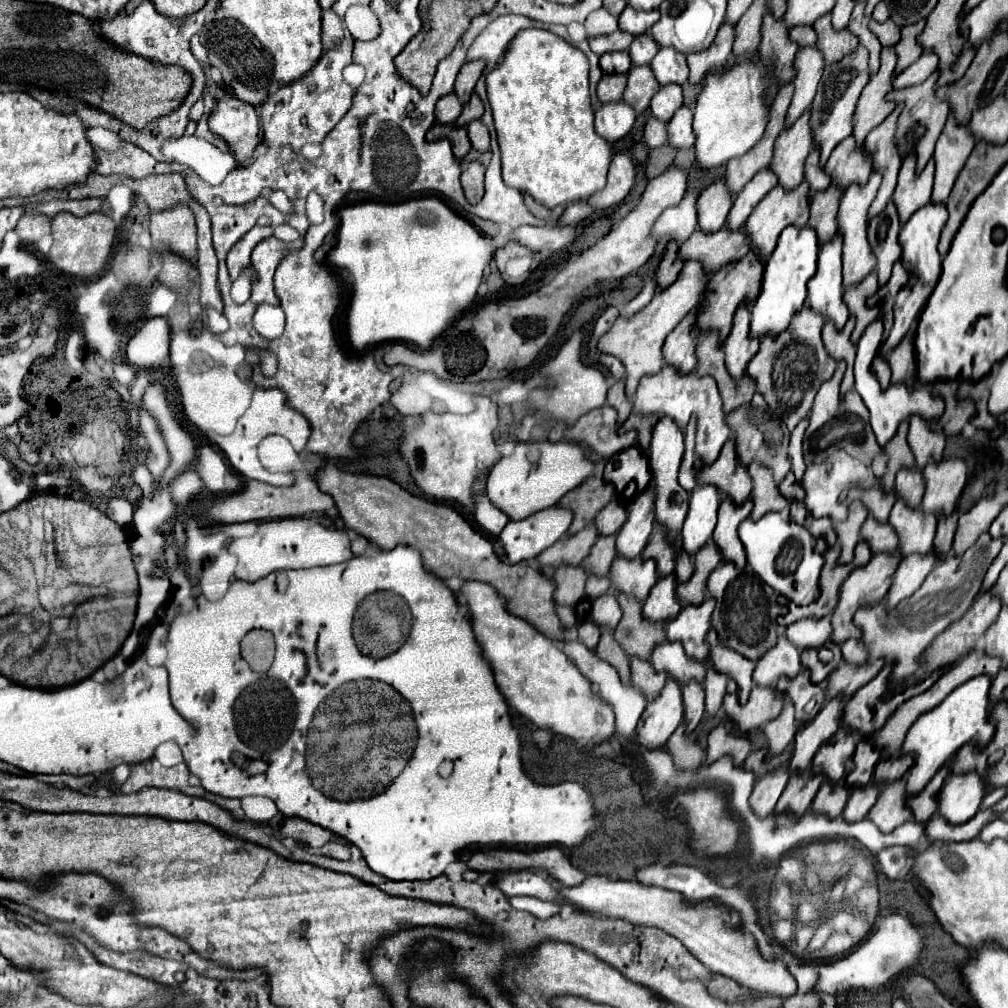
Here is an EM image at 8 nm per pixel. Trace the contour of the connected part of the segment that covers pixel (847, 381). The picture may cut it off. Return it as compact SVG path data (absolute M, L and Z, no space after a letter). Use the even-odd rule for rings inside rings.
M849 316L849 320L847 320L847 324L845 324L843 330L837 330L831 324L831 320L827 320L825 326L823 326L823 342L825 342L827 352L837 362L839 360L845 360L847 362L847 370L845 370L845 376L843 376L843 382L841 382L843 394L853 388L853 360L855 360L855 344L851 344L853 324L855 324L855 318Z

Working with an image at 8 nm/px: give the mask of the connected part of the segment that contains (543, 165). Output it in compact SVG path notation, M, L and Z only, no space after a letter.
M521 30L511 42L505 58L487 74L487 94L493 110L497 140L501 148L503 180L507 186L531 194L547 208L587 200L605 188L607 170L613 158L611 144L593 128L593 108L589 96L587 56L563 38L547 30Z

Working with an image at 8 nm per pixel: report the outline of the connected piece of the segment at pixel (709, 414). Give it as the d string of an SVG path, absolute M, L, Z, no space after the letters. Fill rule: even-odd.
M667 364L657 374L643 376L637 398L633 402L633 410L641 414L659 414L659 416L671 416L681 428L687 426L693 412L697 412L697 456L703 458L705 464L715 462L715 456L719 456L723 444L727 442L731 430L725 420L723 412L723 400L717 390L717 382L711 376L699 376L697 372L683 374L679 368Z

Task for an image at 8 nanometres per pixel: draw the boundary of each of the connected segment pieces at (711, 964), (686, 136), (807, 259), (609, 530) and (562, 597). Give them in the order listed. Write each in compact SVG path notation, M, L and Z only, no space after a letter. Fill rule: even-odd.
M589 876L583 884L575 888L563 888L555 880L551 880L555 890L559 890L567 900L579 906L585 912L599 914L605 918L623 918L633 924L657 926L677 940L711 972L725 974L737 980L743 986L749 986L763 994L773 996L793 996L797 992L797 982L785 968L783 960L767 962L761 958L753 936L741 934L741 930L733 924L733 916L727 914L719 904L703 902L703 904L687 904L677 892L667 892L655 886L643 886L639 882L623 882L623 880L607 880L605 876Z
M681 106L675 116L671 118L669 126L669 144L677 148L689 148L695 144L695 132L693 132L693 110L687 106Z
M791 226L781 232L771 258L765 264L761 292L751 310L751 316L753 316L751 334L753 336L759 336L759 334L777 336L779 332L783 332L787 328L793 314L805 304L807 282L817 270L817 252L819 252L819 244L817 244L817 234L813 228Z
M611 500L595 518L595 526L599 530L599 534L607 536L607 534L615 534L627 520L627 510L623 508L623 504L619 504L619 500Z
M561 564L555 570L553 576L557 590L555 590L555 602L559 606L575 606L583 596L585 596L585 580L587 572L581 566L571 566L571 564Z

